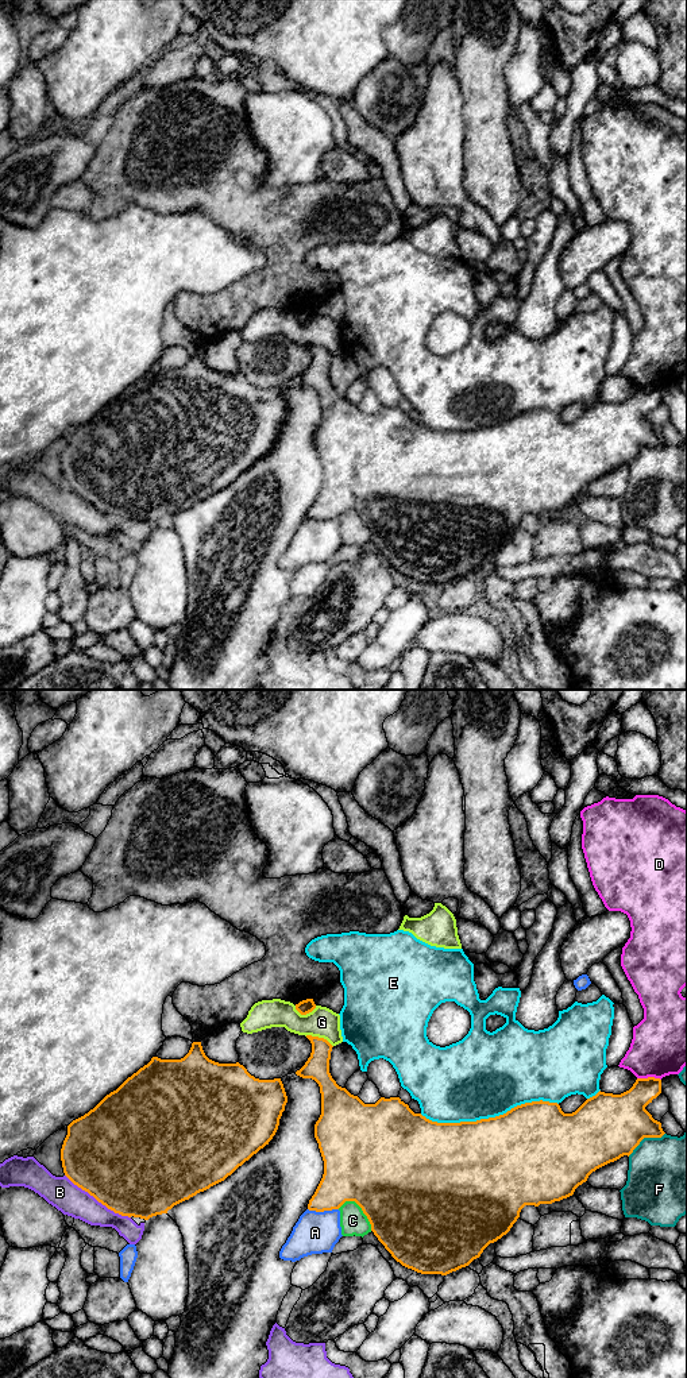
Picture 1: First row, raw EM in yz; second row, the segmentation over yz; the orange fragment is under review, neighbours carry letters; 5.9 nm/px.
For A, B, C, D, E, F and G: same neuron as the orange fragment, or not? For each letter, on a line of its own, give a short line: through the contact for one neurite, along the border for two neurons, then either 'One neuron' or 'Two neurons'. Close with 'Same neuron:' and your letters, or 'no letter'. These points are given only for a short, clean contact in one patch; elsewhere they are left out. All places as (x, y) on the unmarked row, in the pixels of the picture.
A: Two neurons
B: Two neurons
C: Two neurons
D: Two neurons
E: Two neurons
F: Two neurons
G: Line: yz (305, 344), (323, 346), (332, 355). Two neurons
Same neuron: no letter

